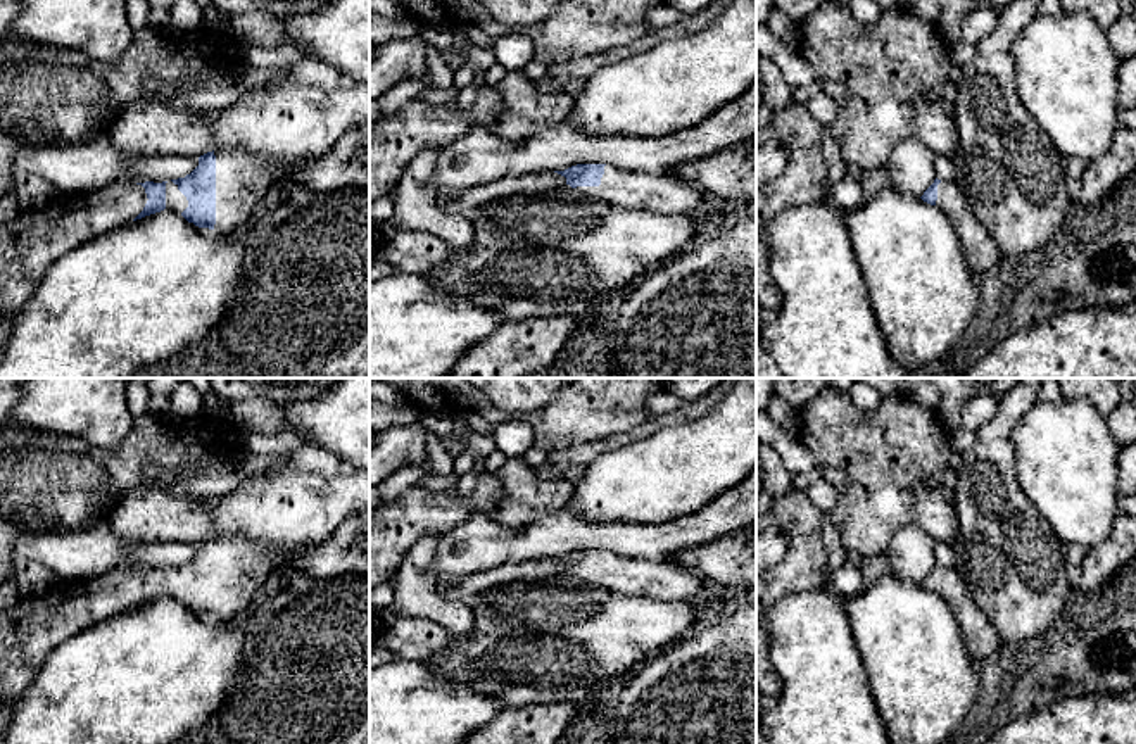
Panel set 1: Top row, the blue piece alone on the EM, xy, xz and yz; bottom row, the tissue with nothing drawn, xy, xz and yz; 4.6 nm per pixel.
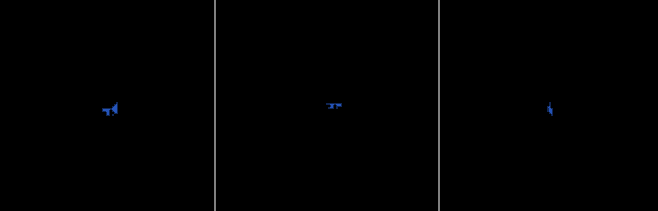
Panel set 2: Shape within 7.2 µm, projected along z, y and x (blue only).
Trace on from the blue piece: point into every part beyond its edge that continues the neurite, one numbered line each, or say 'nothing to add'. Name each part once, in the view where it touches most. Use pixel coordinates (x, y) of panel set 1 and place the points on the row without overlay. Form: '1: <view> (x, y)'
1: xy (258, 529)

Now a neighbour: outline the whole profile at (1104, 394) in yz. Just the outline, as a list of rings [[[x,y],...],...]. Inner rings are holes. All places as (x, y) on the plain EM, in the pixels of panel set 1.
[[[1055,378],[1062,399],[1088,400],[1100,414],[1108,416],[1122,400],[1117,378]]]

